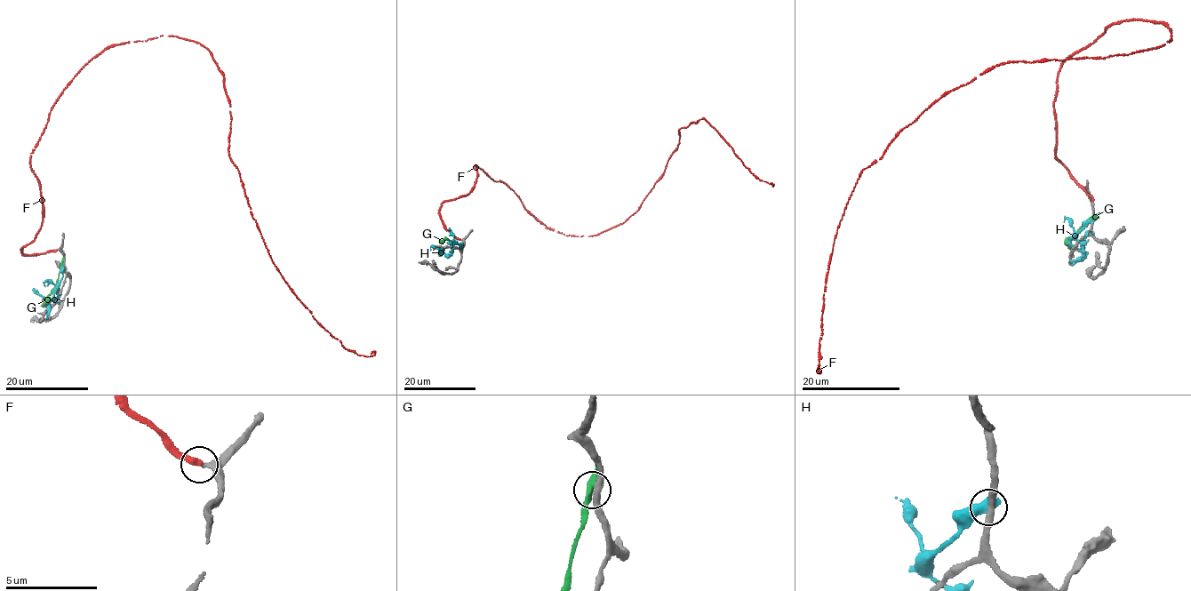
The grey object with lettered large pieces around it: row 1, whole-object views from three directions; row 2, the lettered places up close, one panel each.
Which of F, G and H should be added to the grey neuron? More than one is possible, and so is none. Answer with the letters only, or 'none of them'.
none of them

